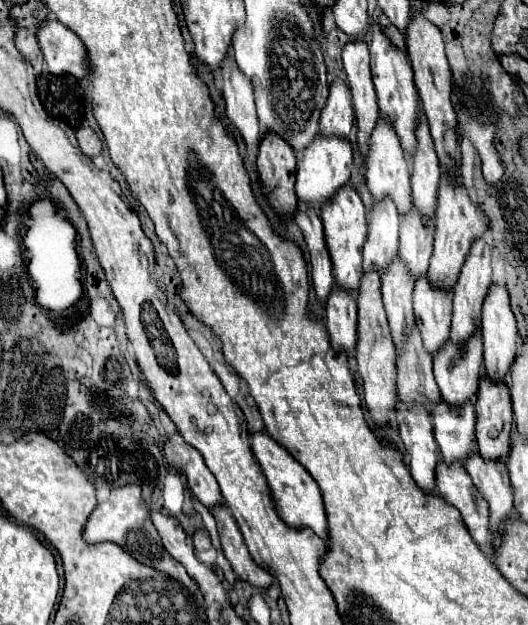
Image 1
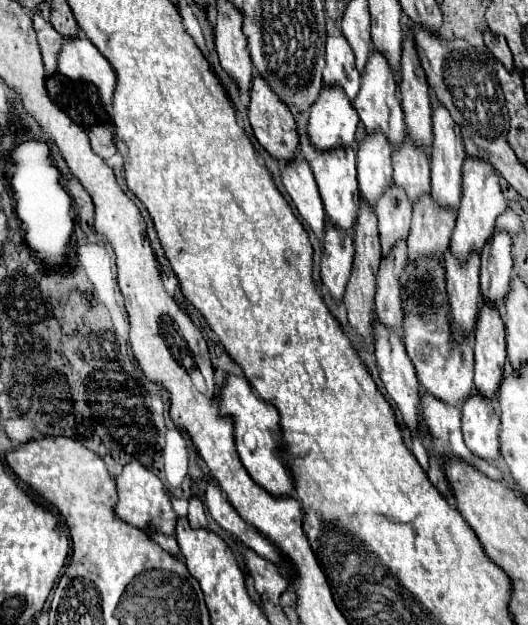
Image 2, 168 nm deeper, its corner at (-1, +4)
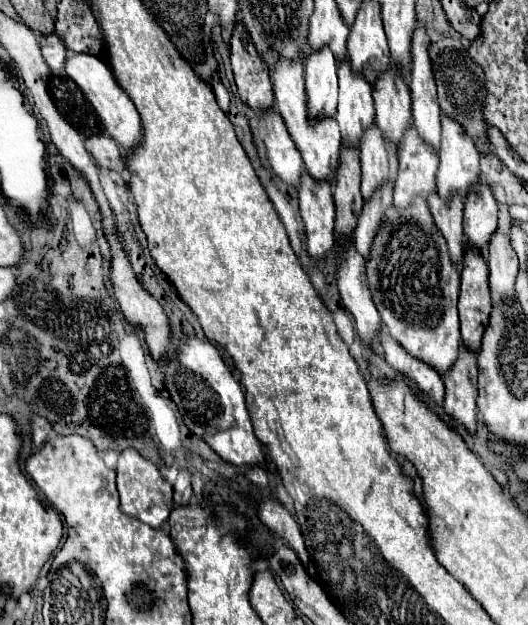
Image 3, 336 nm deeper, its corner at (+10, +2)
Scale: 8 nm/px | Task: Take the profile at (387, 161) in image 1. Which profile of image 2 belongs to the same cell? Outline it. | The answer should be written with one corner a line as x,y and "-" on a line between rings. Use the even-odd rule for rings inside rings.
375,49
369,53
369,59
365,63
365,69
361,75
361,89
353,101
353,107
357,109
365,129
369,133
371,131
383,131
387,135
389,143
393,143
393,145
401,143
401,139
405,137
405,121
403,121
403,109
401,109
395,73
391,71
389,61

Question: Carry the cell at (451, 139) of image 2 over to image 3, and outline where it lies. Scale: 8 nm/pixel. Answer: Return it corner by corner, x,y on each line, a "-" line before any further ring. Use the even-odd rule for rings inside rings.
422,25
416,27
412,37
412,73
410,73
410,95
412,95
412,117
414,127
424,143
434,151
440,149
440,105
436,99
436,83
428,59
430,37

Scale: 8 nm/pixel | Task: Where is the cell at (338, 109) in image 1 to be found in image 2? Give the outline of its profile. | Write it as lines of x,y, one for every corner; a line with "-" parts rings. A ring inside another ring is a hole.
339,33
335,37
333,35
327,37
325,59
327,59
327,65
323,69
323,81
339,83
343,89
347,89
347,95
353,101
355,95
359,93
361,73
357,71
353,49
347,43
347,39
343,37
343,33

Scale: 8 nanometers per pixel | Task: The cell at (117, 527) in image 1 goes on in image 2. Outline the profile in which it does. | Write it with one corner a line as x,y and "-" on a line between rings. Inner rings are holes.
131,459
123,467
123,473
117,477
117,491
119,491
119,503
115,507
115,513
119,515
119,519
139,529
149,529
151,539
157,539
157,543
165,551
173,551
177,555
179,553
179,545
175,539
177,515
171,507
171,499
169,499
169,493
165,491
163,481
155,473
151,473
147,467
143,467
137,459

